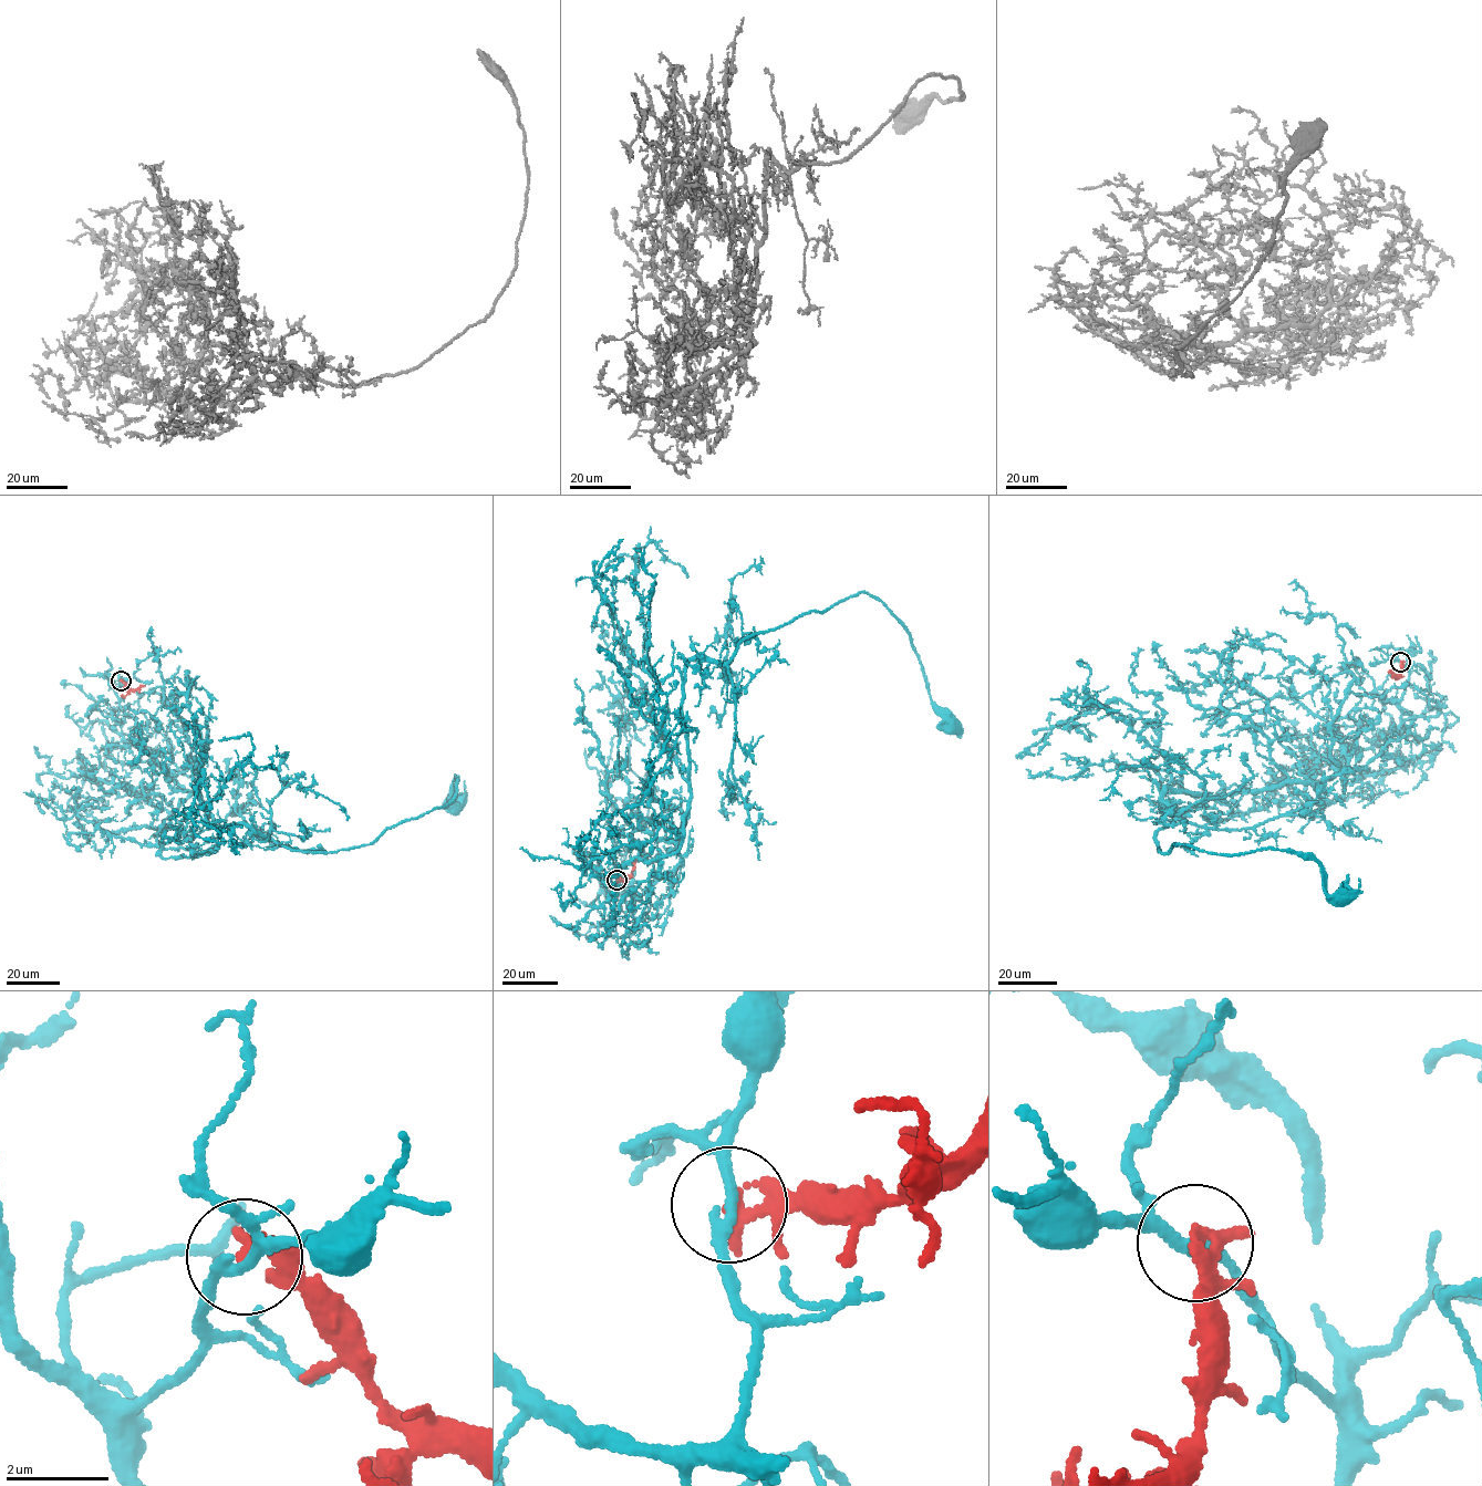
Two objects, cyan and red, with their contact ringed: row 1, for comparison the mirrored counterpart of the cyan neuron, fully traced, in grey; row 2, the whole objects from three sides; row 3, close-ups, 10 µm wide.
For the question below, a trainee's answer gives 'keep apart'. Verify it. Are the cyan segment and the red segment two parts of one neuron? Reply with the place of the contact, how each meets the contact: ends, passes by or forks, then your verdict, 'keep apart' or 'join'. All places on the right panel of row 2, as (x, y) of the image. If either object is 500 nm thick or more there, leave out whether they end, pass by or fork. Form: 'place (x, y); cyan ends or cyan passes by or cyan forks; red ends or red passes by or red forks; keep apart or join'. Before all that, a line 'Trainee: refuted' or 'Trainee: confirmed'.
Trainee: confirmed
place (1400, 662); cyan passes by; red ends; keep apart

